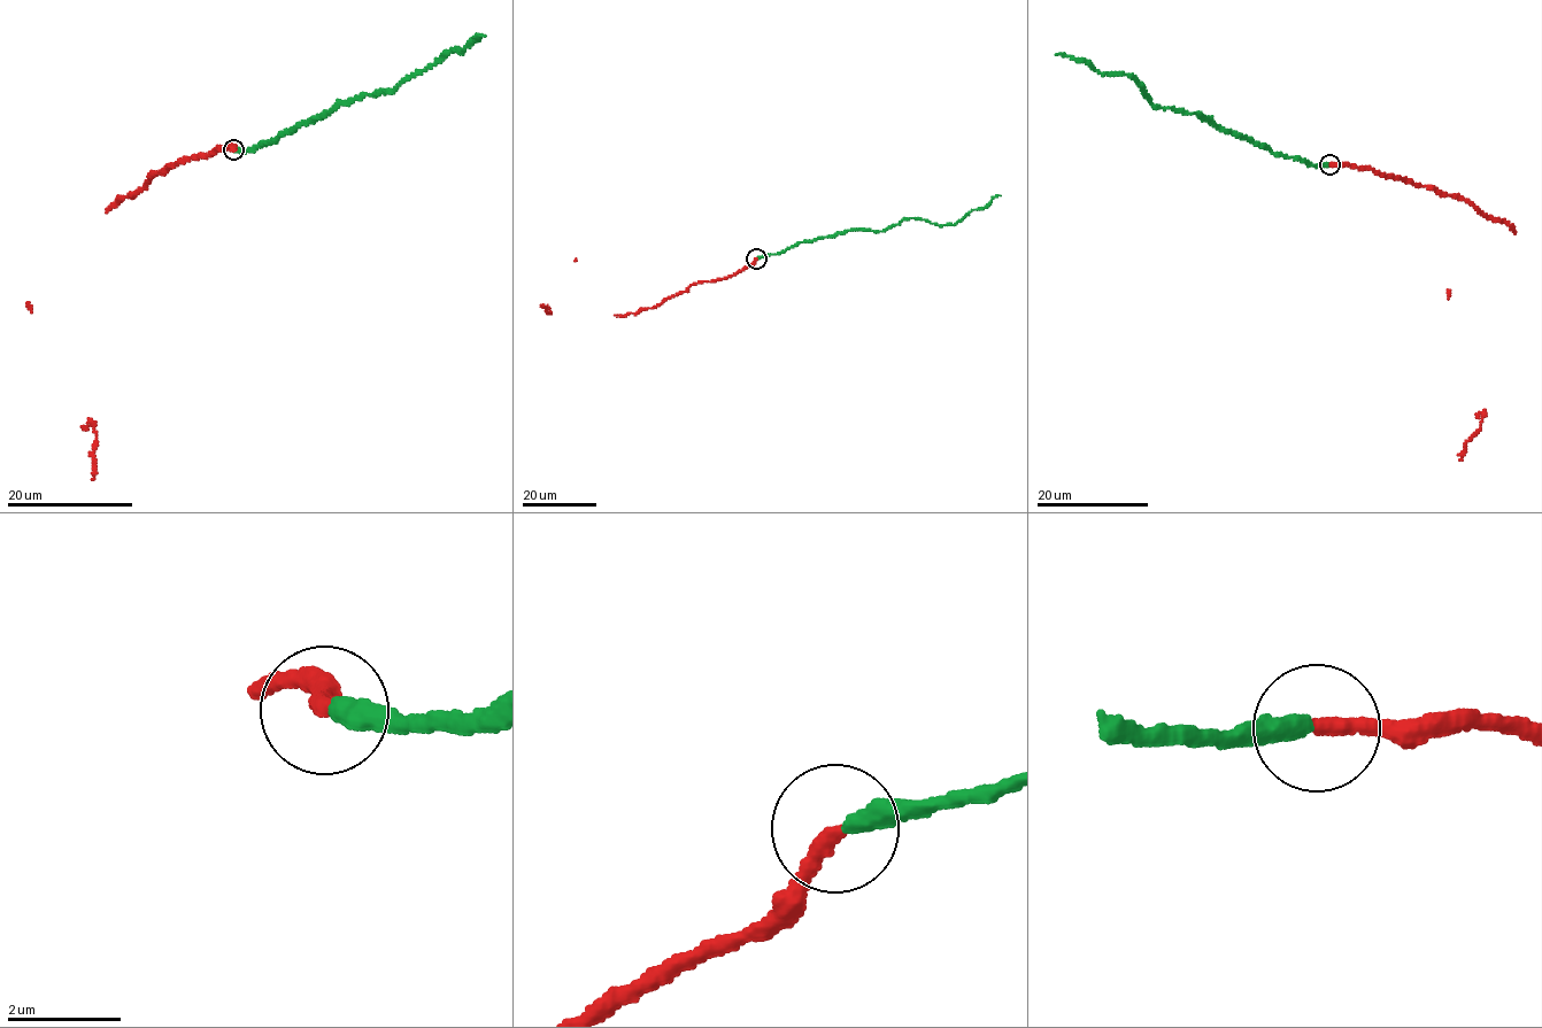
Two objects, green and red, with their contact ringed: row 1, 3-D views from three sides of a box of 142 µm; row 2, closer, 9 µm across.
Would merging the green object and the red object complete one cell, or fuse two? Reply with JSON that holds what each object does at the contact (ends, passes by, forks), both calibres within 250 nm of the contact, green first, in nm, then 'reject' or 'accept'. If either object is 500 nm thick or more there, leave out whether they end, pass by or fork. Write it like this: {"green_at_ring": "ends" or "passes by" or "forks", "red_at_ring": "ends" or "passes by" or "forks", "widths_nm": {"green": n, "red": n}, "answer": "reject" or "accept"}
{"green_at_ring": "ends", "red_at_ring": "ends", "widths_nm": {"green": 340, "red": 280}, "answer": "reject"}

